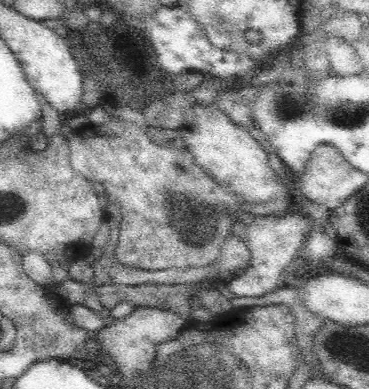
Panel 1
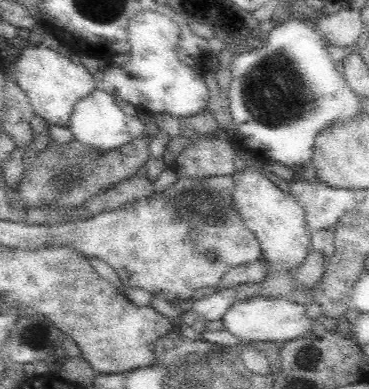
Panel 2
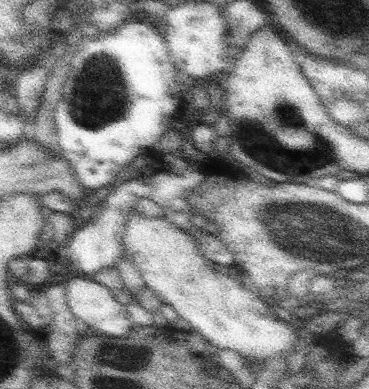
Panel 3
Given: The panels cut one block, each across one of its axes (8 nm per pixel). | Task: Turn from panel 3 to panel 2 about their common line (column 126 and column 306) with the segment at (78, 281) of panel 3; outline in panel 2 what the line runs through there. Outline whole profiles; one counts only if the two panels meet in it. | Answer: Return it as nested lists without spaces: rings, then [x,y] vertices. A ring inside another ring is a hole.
[[[254,296],[254,298],[246,298],[246,300],[236,300],[230,310],[224,314],[222,318],[224,322],[224,328],[228,332],[232,332],[234,338],[238,338],[238,342],[272,342],[272,344],[286,344],[286,342],[292,342],[296,338],[302,338],[302,336],[308,336],[312,334],[314,326],[316,326],[316,320],[312,320],[308,316],[308,310],[304,304],[298,304],[298,302],[292,302],[288,298],[274,298],[274,296]]]

